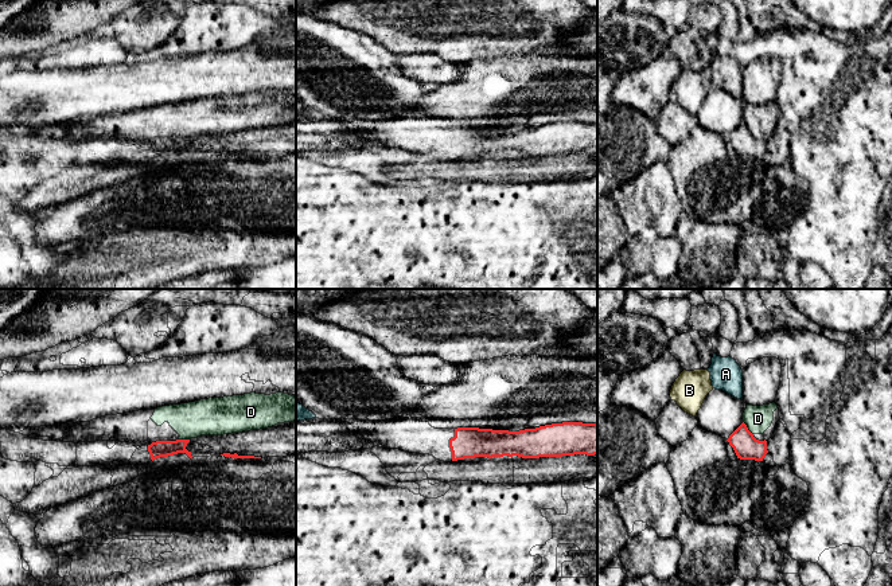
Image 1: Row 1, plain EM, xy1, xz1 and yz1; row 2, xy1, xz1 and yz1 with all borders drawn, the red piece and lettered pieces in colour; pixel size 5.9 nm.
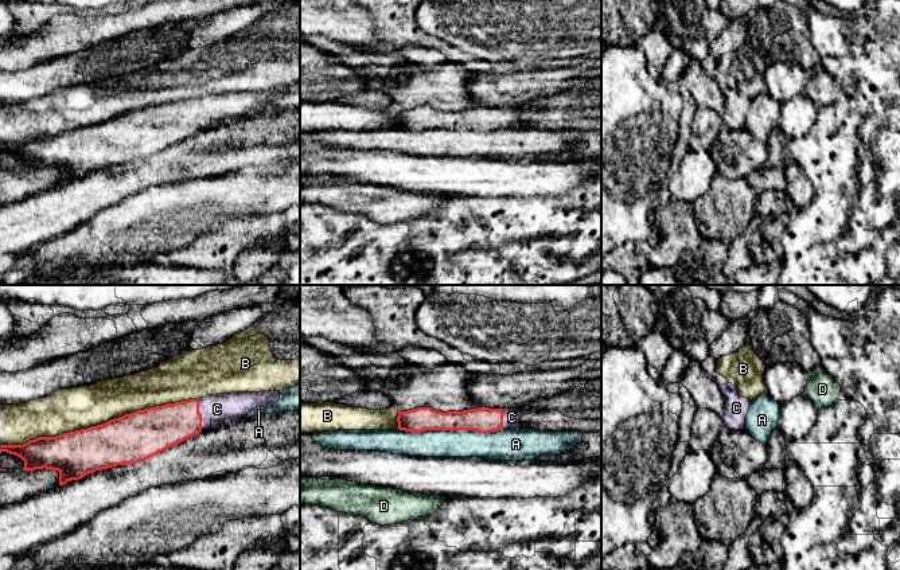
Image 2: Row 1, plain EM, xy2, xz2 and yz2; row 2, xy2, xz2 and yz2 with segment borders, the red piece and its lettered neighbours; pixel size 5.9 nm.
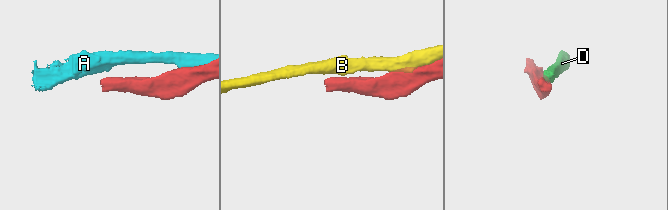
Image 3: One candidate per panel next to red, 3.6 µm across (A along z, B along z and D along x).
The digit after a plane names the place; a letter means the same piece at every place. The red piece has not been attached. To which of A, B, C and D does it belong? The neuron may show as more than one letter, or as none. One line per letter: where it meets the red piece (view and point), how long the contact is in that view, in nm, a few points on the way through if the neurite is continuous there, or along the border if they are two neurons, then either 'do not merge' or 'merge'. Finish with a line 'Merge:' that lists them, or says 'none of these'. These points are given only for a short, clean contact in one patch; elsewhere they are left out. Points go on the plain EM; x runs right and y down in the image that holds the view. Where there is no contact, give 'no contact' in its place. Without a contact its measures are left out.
A: contact xz2 (450, 128); length 650 nm; do not merge
B: contact xy2 (98, 124); length 1200 nm; do not merge
C: contact xy2 (199, 113); length 190 nm; way xy2 (163, 125), (199, 113), (217, 108); merge
D: contact yz1 (747, 127); length 110 nm; do not merge
Merge: C

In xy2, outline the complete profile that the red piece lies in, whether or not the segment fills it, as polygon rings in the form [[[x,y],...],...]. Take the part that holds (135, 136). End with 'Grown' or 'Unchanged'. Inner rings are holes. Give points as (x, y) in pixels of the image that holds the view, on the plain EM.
[[[280,90],[231,91],[207,94],[139,109],[110,118],[102,124],[63,132],[55,136],[38,136],[23,144],[0,144],[0,152],[15,153],[24,160],[23,169],[51,168],[59,171],[59,184],[79,179],[96,169],[117,164],[136,163],[178,144],[187,137],[221,122],[230,122],[256,106],[273,106]]]. Grown

